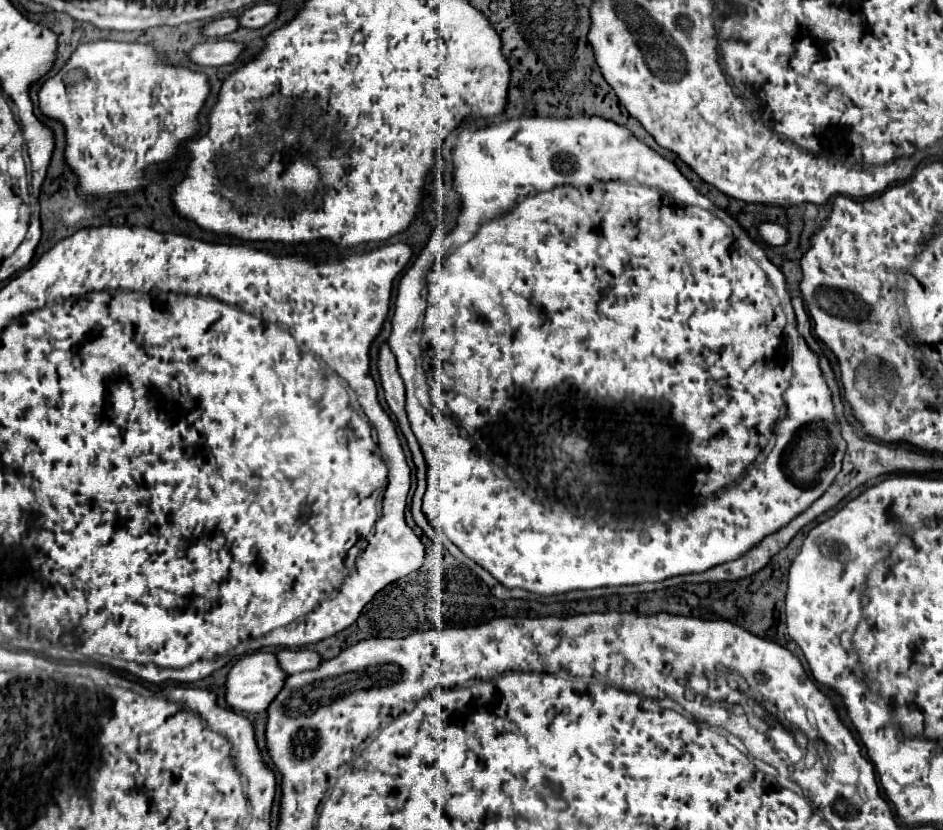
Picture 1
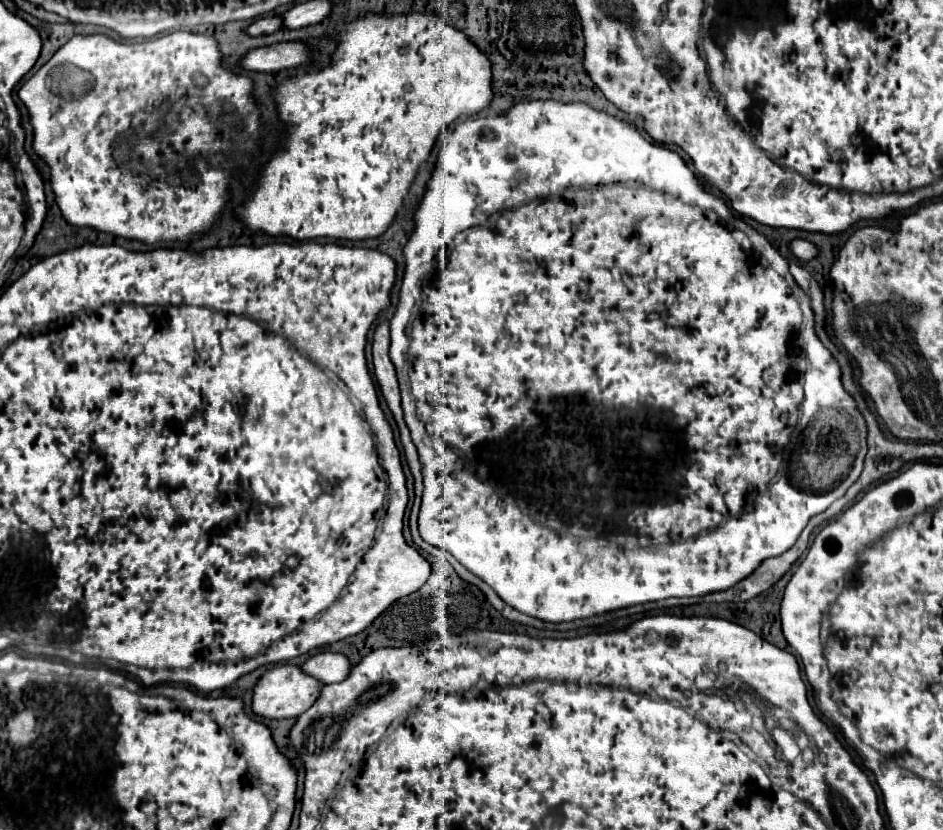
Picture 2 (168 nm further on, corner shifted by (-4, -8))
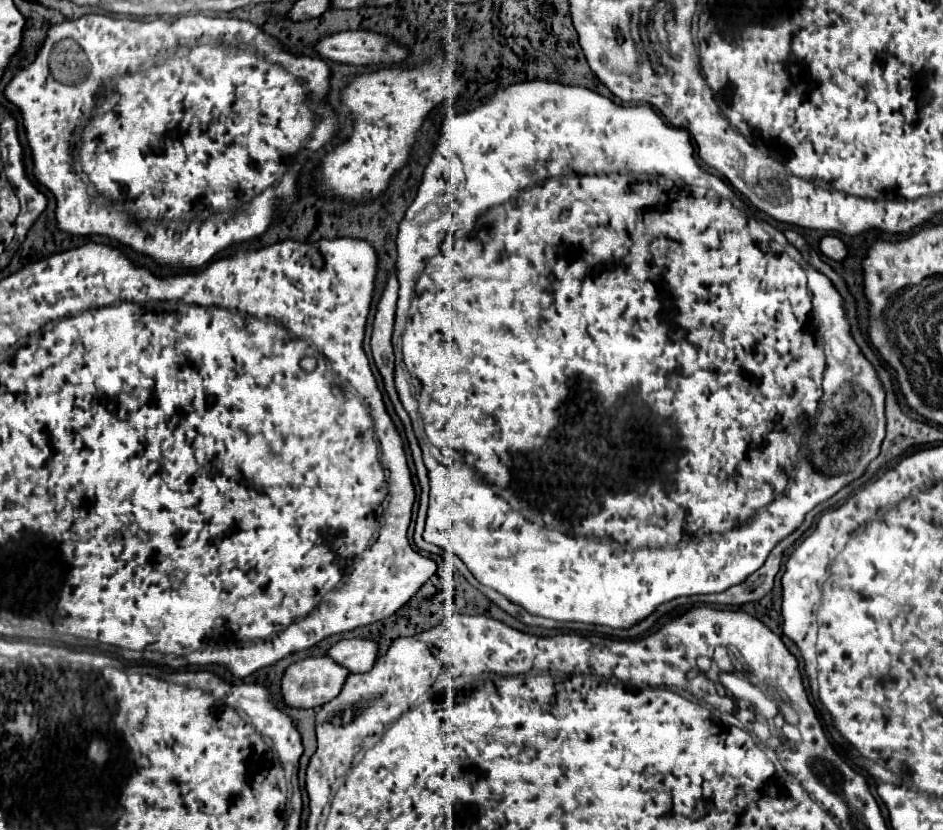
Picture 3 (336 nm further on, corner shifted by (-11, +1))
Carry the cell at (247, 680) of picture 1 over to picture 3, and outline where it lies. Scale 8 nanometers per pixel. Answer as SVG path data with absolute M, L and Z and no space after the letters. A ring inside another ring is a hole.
M309 656L285 670L285 676L281 680L281 692L285 702L293 708L317 708L327 704L341 692L347 676L349 676L349 670L333 662L329 656Z

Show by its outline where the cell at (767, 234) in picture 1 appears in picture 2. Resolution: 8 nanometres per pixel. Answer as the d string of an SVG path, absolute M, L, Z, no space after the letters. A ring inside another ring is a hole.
M794 239L794 241L790 241L790 251L792 251L794 257L798 257L800 261L810 261L812 257L818 255L816 245L812 245L812 243L806 241L806 239Z

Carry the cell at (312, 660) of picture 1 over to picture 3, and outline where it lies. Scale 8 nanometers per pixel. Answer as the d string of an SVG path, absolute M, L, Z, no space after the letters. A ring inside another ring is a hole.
M365 638L339 640L327 654L341 666L347 666L349 672L369 672L379 656L379 644Z

